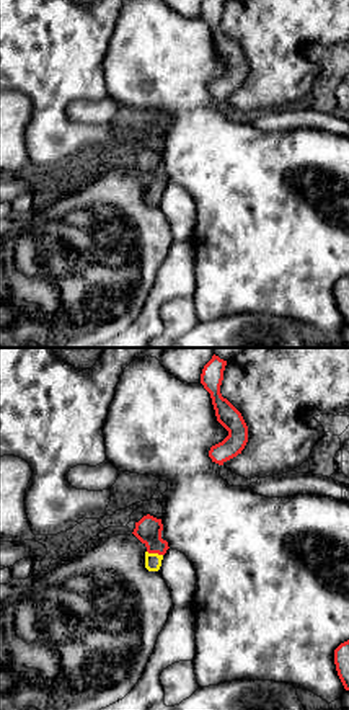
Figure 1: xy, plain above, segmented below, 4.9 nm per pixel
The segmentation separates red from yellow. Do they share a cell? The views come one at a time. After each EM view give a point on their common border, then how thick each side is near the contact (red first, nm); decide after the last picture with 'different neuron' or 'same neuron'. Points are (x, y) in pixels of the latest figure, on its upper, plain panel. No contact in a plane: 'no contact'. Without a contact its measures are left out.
meets red at (155, 186); 130 nm thick on the red side, 80 nm on the other

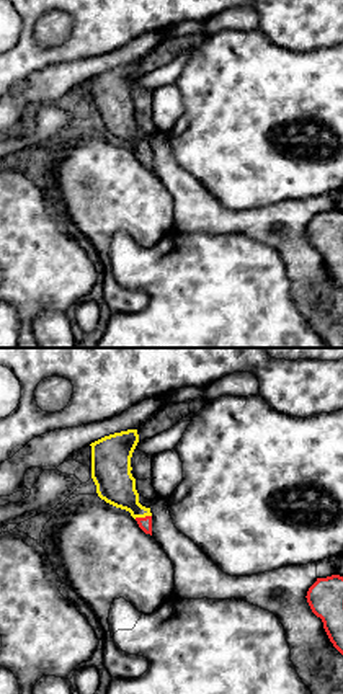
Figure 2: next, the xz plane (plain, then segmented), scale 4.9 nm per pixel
meets red at (142, 152); 60 nm thick on the red side, 190 nm on the other

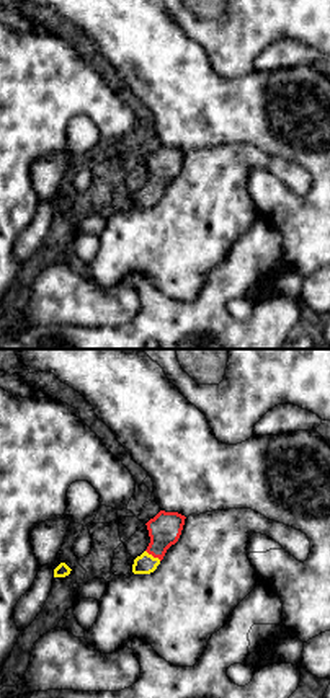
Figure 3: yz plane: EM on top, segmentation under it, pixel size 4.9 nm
meets red at (154, 191); 160 nm thick on the red side, 100 nm on the other

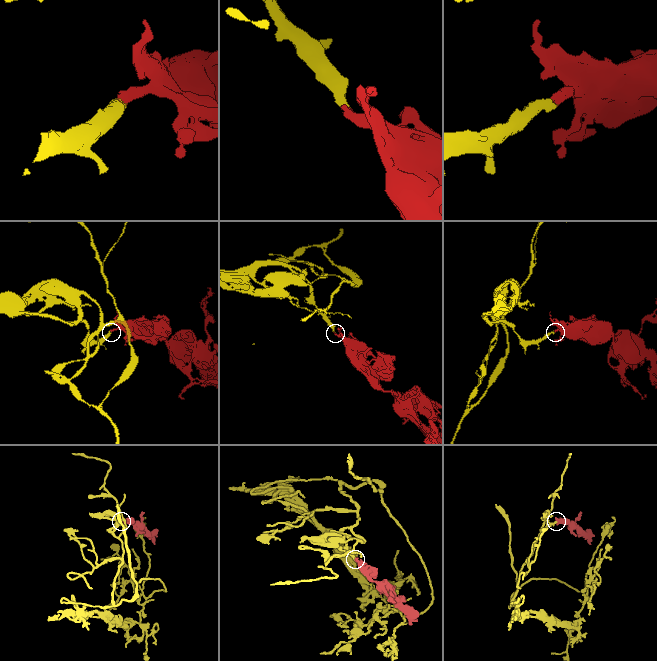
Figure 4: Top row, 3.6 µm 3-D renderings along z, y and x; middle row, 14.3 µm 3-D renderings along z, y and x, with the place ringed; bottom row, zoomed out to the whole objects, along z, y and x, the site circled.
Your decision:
same neuron

